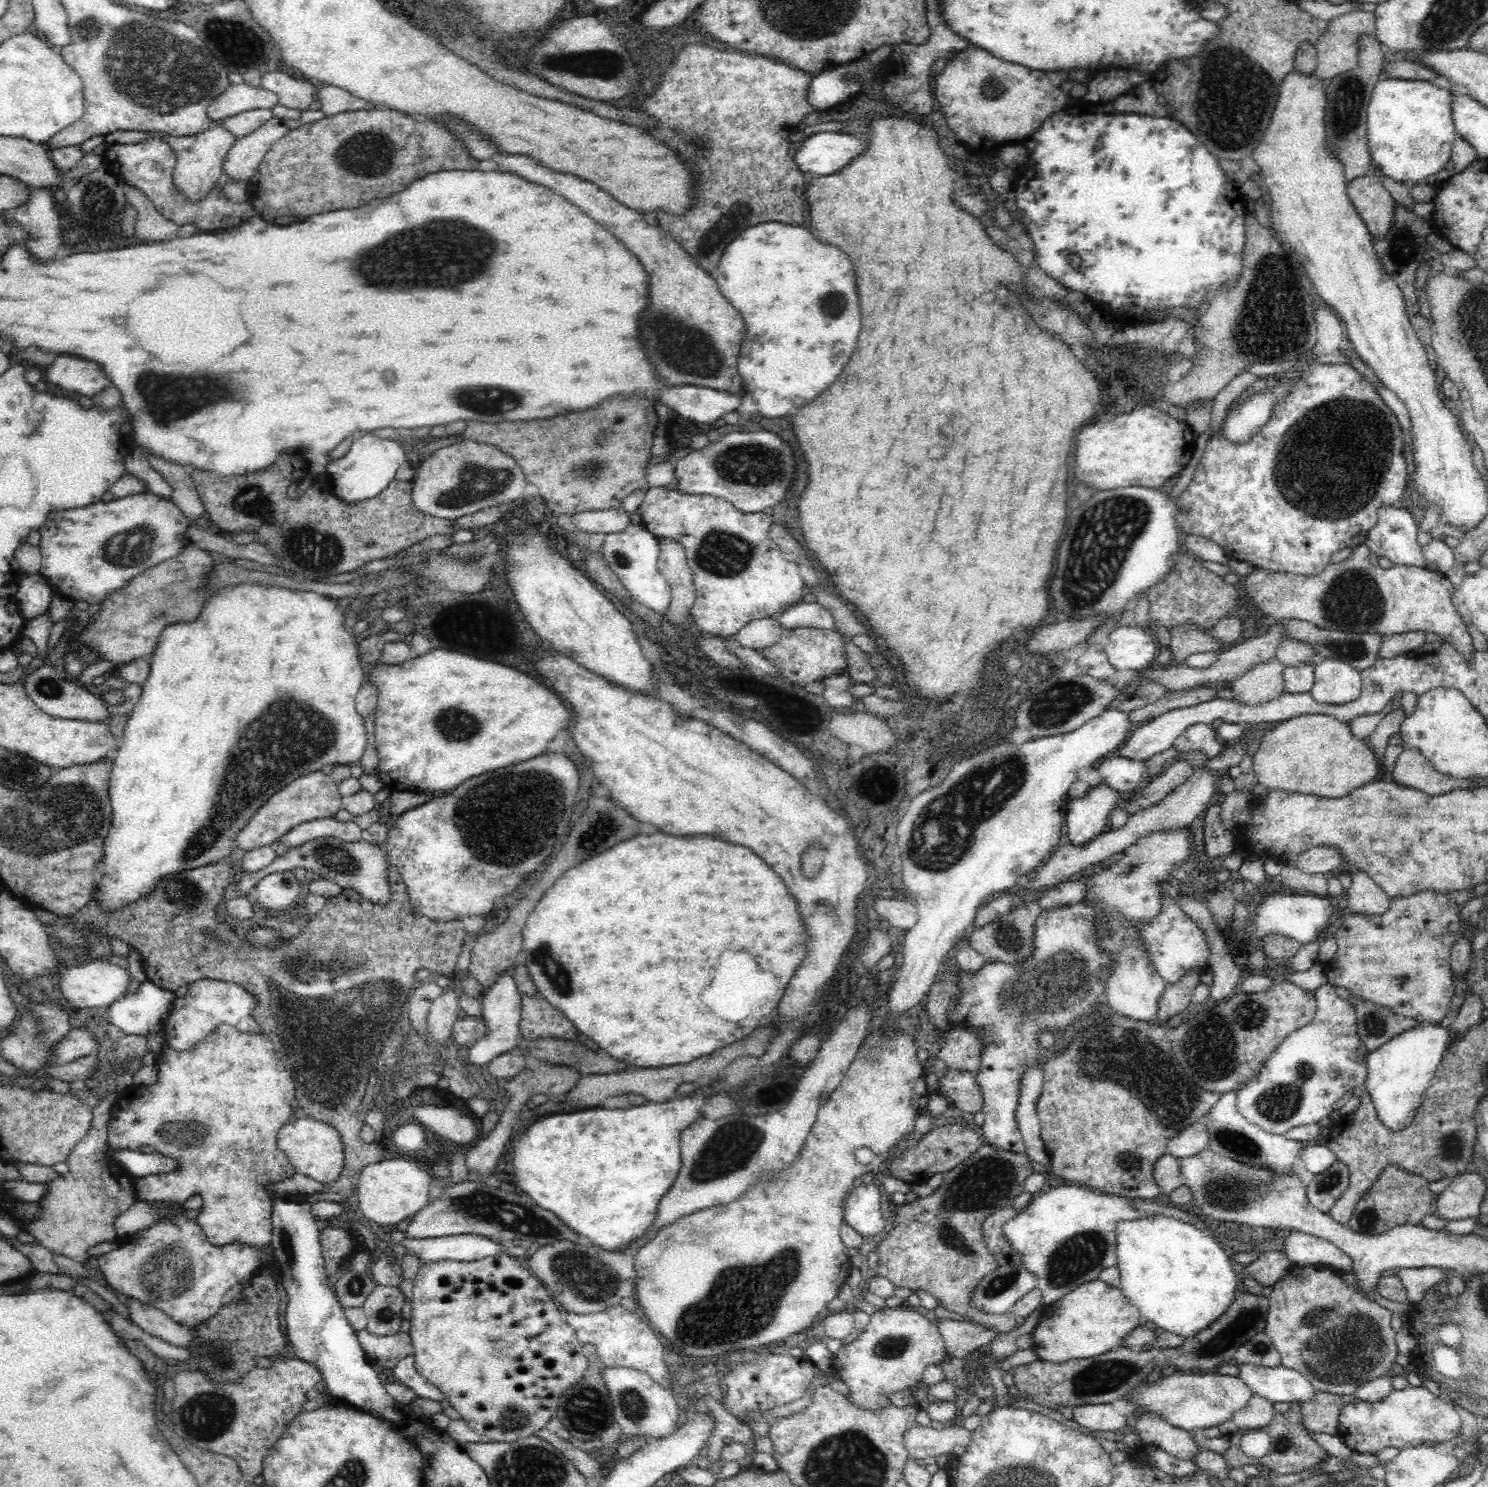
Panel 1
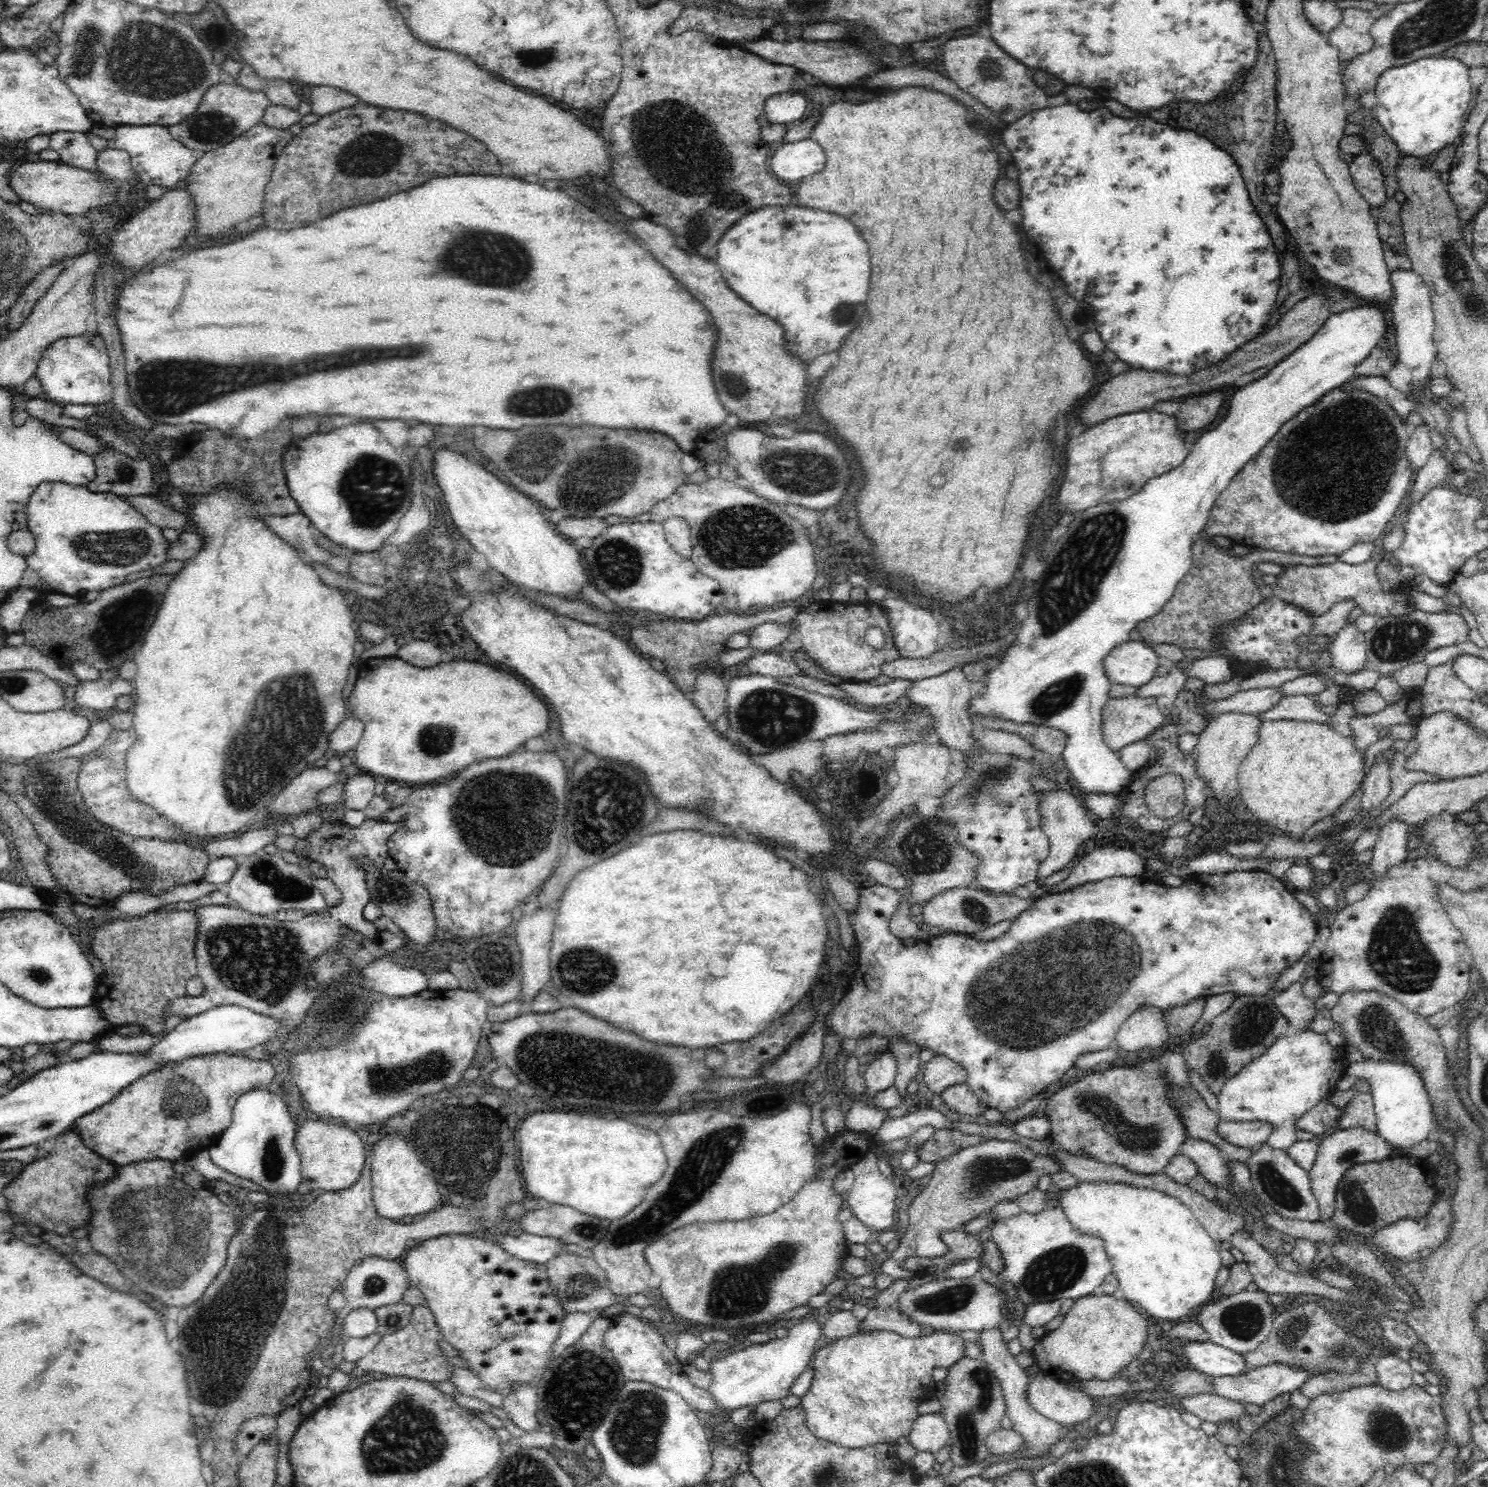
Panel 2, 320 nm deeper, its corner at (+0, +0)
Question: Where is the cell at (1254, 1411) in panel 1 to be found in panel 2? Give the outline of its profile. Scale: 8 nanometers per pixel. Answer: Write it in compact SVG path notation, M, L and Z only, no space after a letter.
M1196 1394L1192 1397L1179 1399L1179 1401L1180 1408L1198 1416L1201 1422L1218 1424L1230 1419L1239 1420L1244 1414L1247 1414L1246 1409L1240 1403L1228 1401L1216 1394Z

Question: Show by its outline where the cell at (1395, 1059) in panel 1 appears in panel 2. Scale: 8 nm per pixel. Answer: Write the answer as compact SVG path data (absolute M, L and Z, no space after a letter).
M1368 1060L1350 1064L1345 1074L1352 1074L1357 1078L1366 1078L1366 1089L1371 1093L1375 1105L1374 1113L1377 1117L1376 1130L1378 1136L1382 1137L1394 1150L1403 1155L1406 1150L1413 1149L1418 1143L1429 1141L1429 1134L1435 1129L1432 1114L1432 1105L1428 1099L1428 1093L1424 1089L1424 1083L1420 1079L1418 1071L1408 1065L1407 1062Z

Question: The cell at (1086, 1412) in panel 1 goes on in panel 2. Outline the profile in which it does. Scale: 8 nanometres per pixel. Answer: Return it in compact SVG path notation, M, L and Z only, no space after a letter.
M1040 1371L1030 1378L1027 1399L1037 1414L1060 1425L1078 1424L1092 1414L1093 1400Z

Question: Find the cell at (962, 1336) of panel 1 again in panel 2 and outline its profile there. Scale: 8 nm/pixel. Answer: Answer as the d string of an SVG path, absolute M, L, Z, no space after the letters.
M881 1307L870 1309L863 1320L858 1322L856 1333L869 1333L870 1331L894 1331L904 1338L918 1337L922 1325L912 1323L908 1317L900 1315L894 1307Z

